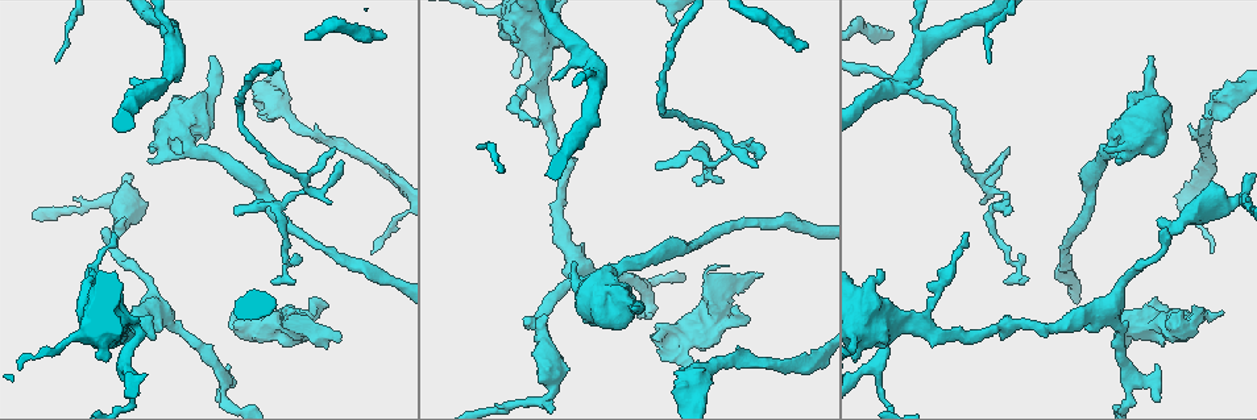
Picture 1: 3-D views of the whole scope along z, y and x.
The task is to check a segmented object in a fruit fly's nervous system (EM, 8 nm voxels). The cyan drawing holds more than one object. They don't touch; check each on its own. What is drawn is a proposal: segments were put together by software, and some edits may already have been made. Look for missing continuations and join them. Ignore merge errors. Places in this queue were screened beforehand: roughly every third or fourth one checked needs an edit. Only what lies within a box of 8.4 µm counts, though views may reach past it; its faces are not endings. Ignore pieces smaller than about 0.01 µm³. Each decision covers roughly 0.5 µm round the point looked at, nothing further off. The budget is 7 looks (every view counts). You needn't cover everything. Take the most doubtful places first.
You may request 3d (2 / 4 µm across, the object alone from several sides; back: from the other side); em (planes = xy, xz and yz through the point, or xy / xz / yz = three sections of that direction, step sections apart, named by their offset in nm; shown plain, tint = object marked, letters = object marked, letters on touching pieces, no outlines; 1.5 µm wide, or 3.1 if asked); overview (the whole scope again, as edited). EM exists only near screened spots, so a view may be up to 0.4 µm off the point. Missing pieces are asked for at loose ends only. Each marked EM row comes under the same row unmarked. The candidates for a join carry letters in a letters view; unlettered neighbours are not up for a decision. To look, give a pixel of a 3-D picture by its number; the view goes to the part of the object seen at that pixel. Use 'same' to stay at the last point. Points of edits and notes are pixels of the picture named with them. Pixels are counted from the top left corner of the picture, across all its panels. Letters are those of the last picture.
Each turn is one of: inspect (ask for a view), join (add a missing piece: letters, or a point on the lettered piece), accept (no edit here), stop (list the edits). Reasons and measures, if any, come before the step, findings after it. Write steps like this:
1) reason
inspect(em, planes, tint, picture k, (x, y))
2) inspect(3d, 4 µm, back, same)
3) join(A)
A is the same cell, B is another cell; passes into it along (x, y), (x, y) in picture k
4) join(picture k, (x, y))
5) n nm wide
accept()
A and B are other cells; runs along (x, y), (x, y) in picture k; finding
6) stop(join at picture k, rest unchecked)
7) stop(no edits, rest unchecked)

thick end
inspect(3d, 2 µm, picture 1, (304, 312))

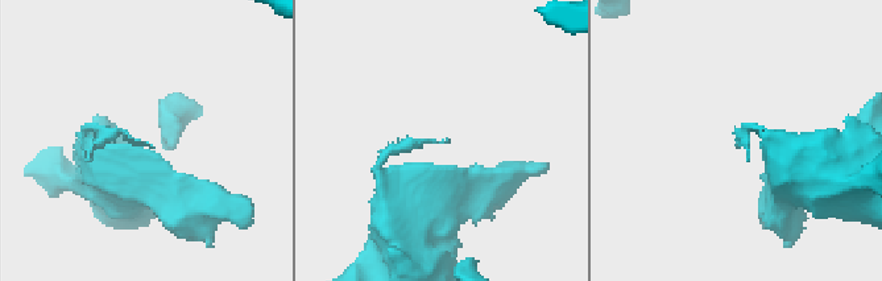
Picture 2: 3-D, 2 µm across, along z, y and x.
need the tissue
inspect(em, xz, step 4, letters, picture 2, (432, 143))

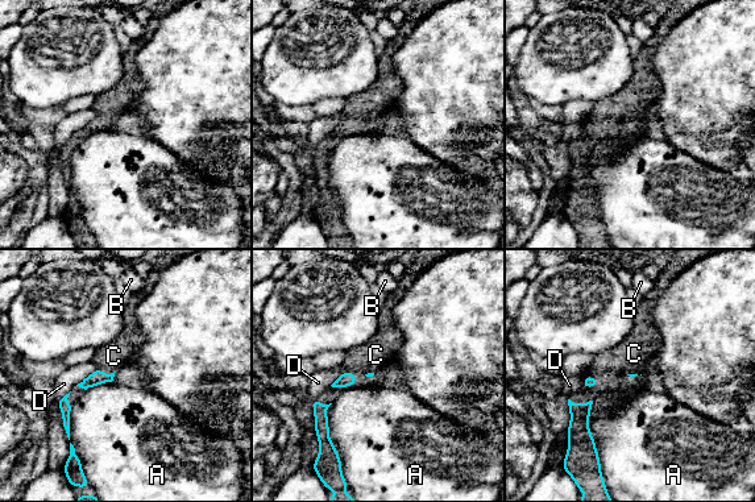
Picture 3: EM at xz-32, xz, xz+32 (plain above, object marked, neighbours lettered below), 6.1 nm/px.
cut it another way
inspect(em, planes, letters, same)

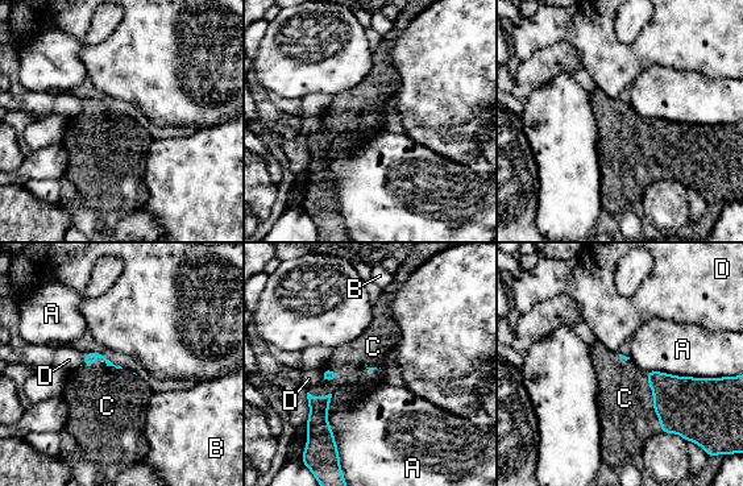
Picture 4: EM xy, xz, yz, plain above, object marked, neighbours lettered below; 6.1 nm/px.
join(C)
C is the same cell, A, B and D are other cells; passes into it along (692, 407), (654, 402), (625, 398) in picture 4; it goes on there

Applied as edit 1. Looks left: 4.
inspect(overview)

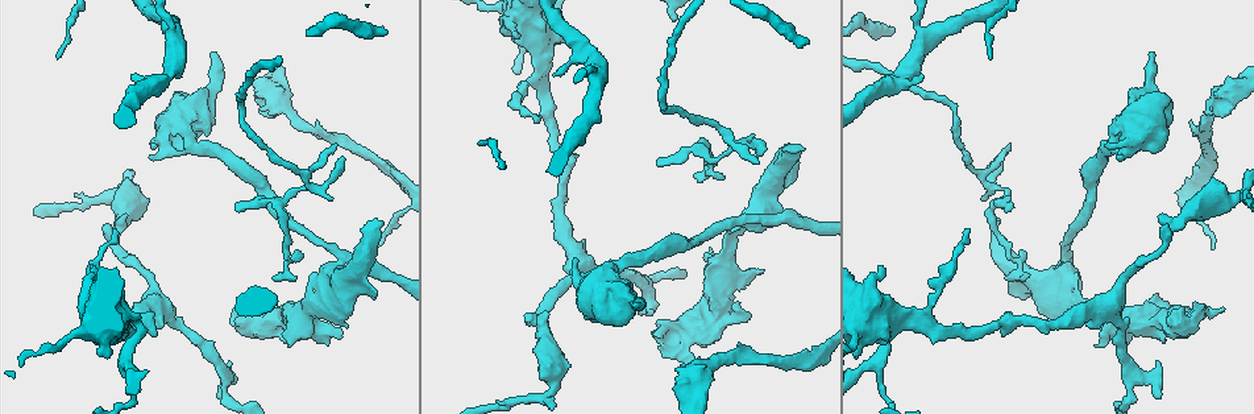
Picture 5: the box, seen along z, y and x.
free end
inspect(em, planes, letters, picture 5, (887, 34))

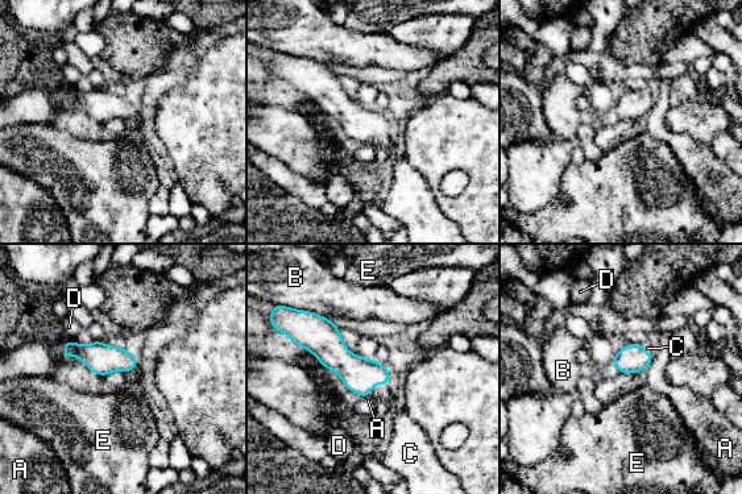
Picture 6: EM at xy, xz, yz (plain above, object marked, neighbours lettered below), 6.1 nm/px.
join(C)
C is the same cell, A, B, D and E are other cells; passes into it along (359, 374), (374, 384), (380, 391) in picture 6; the neuron continues

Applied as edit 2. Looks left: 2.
an open end
inspect(em, planes, letters, picture 5, (214, 55))

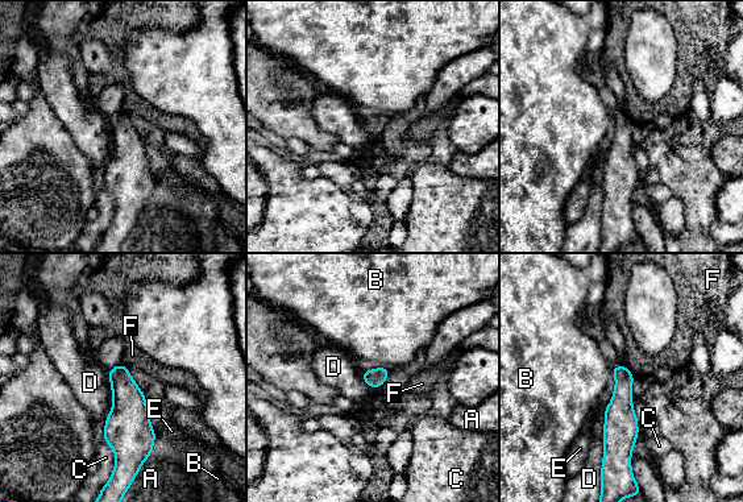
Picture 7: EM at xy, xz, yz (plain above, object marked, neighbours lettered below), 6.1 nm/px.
accept()
A, B, C, D, E and F are other cells; none of them fits

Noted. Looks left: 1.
stop(join at picture 4, join at picture 6, rest unchecked)

